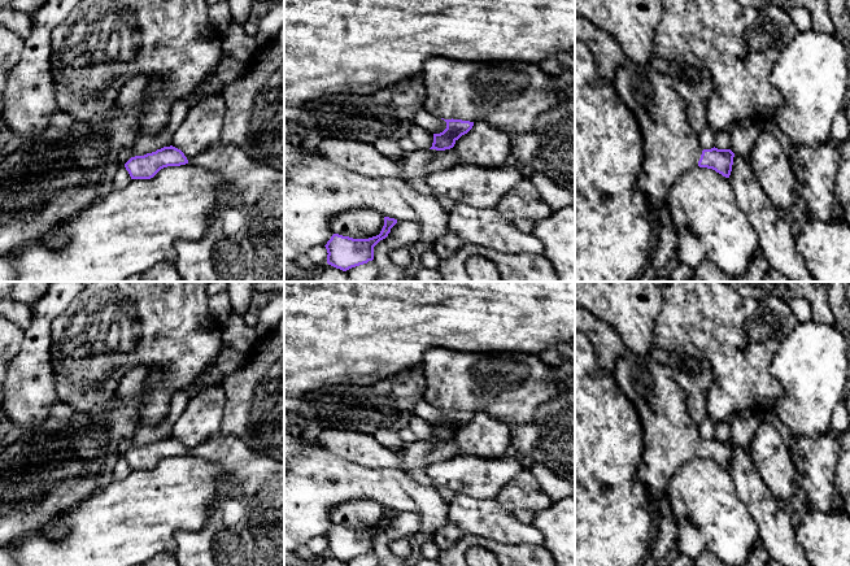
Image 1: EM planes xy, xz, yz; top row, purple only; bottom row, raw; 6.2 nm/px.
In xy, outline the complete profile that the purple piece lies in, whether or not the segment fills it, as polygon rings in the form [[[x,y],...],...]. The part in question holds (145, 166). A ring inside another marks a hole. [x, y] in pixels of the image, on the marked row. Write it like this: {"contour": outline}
{"contour": [[[170,145],[144,156],[131,157],[125,164],[125,167],[131,179],[151,179],[164,167],[180,166],[186,164],[188,164],[188,160],[184,153]]]}

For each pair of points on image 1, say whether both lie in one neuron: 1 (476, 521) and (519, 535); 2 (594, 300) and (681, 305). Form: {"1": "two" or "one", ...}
{"1": "one", "2": "two"}

